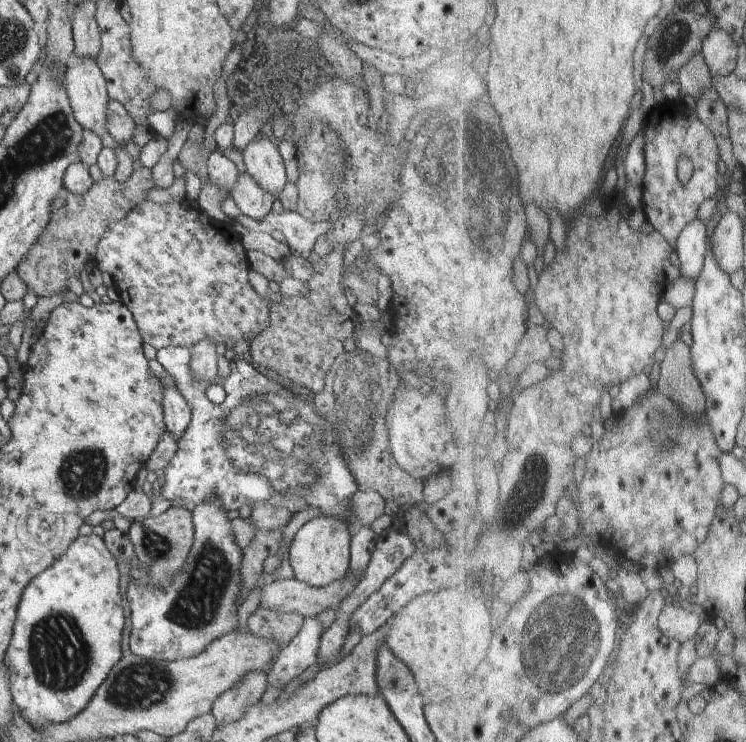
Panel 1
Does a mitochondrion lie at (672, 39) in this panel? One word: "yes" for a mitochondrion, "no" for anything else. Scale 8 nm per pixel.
yes

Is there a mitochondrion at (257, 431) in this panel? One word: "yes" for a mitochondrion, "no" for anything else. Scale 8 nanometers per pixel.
yes

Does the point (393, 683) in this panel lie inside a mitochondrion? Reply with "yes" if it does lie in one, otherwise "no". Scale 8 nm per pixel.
no

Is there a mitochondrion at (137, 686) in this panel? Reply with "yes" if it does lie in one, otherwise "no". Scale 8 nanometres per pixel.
yes

